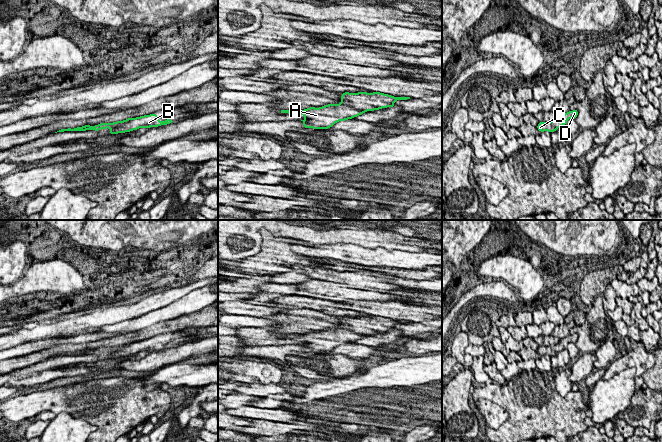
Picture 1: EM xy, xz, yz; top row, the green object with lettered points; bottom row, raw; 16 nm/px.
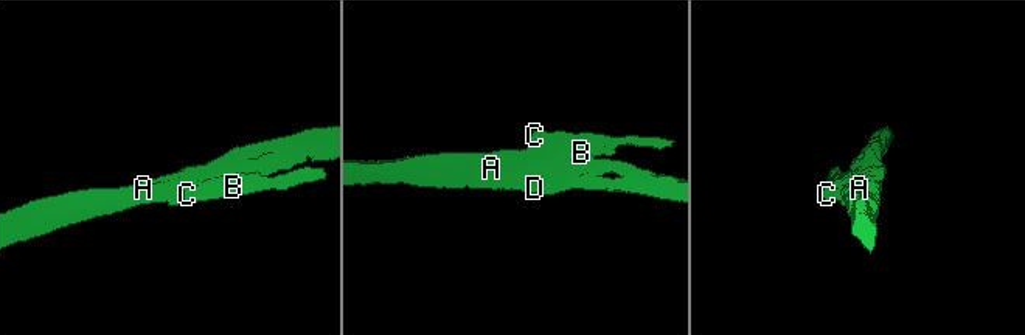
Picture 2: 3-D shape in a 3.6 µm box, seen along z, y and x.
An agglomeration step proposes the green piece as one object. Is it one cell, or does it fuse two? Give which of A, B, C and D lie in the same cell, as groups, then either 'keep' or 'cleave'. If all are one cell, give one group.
groups A D / B C; cleave

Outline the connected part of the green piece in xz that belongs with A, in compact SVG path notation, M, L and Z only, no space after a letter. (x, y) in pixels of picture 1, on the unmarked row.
M328 328L319 332L315 331L309 331L304 334L281 334L281 337L287 337L287 338L302 338L305 342L301 345L304 346L303 351L304 352L313 352L313 353L329 353L331 352L335 347L339 345L346 345L348 343L352 343L354 341L357 341L367 335L365 334L357 334L353 331L349 331L342 328Z

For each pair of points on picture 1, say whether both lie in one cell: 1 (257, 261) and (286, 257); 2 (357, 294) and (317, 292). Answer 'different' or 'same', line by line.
1: same
2: same

